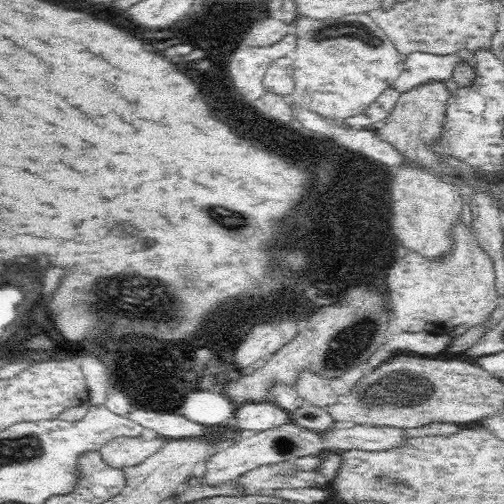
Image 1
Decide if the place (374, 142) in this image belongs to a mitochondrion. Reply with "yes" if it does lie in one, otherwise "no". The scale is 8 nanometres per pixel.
no

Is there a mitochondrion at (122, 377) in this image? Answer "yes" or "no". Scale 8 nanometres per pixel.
no

